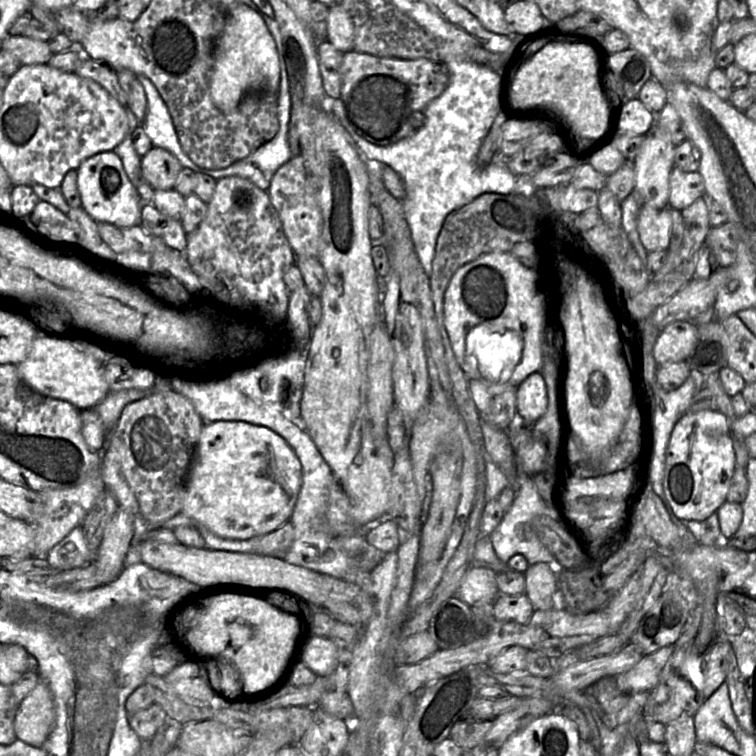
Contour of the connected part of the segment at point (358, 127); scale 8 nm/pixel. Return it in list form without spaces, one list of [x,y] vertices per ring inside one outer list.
[[[350,51],[343,57],[341,80],[339,100],[355,134],[372,144],[389,146],[423,126],[425,109],[446,89],[449,72],[442,62],[426,58],[405,60]]]

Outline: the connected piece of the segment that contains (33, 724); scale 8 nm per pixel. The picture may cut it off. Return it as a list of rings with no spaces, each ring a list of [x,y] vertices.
[[[40,679],[21,702],[14,721],[18,740],[39,748],[47,740],[55,724],[55,709],[48,685]]]

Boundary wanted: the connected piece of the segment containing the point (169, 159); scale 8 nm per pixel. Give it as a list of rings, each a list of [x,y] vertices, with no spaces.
[[[152,147],[141,158],[141,176],[154,191],[174,189],[182,168],[173,154],[159,147]]]

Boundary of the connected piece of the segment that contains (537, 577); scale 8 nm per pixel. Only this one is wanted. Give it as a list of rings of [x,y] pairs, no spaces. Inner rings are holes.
[[[538,563],[531,565],[525,572],[526,590],[534,611],[551,610],[559,606],[554,565]]]

